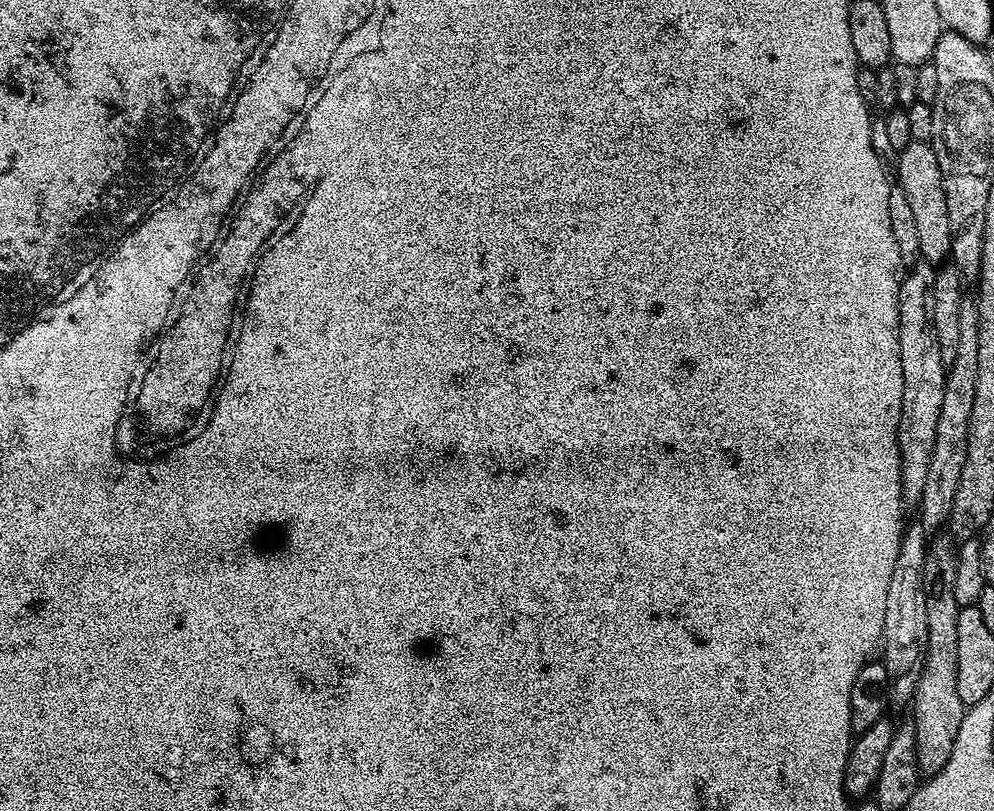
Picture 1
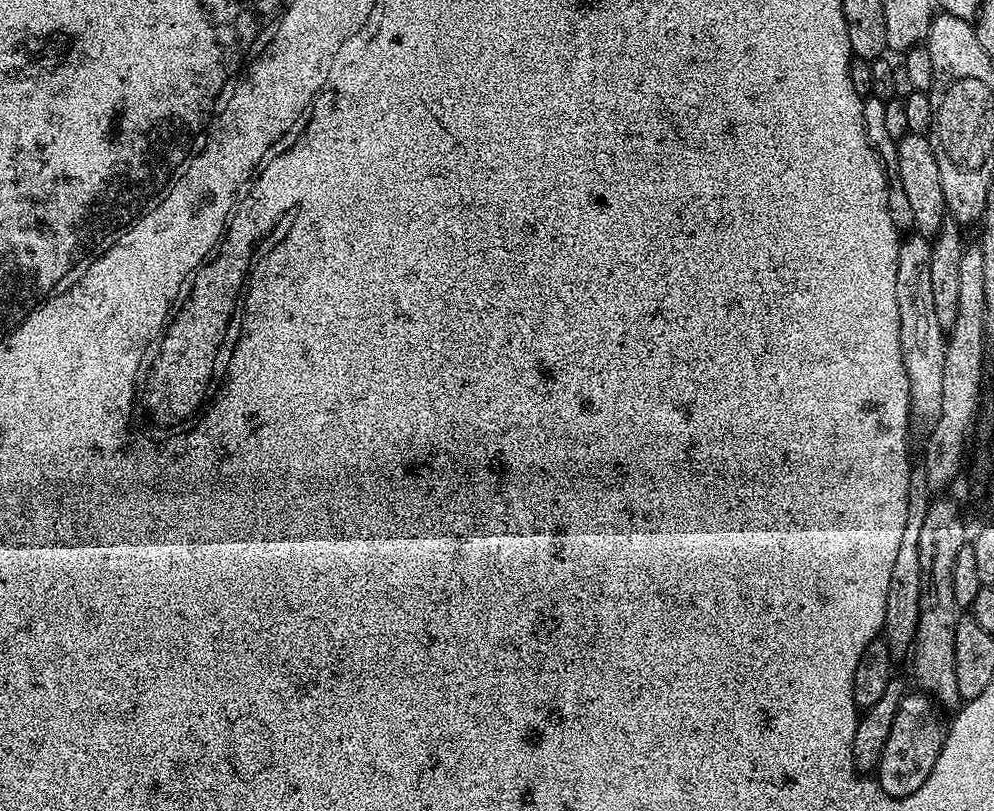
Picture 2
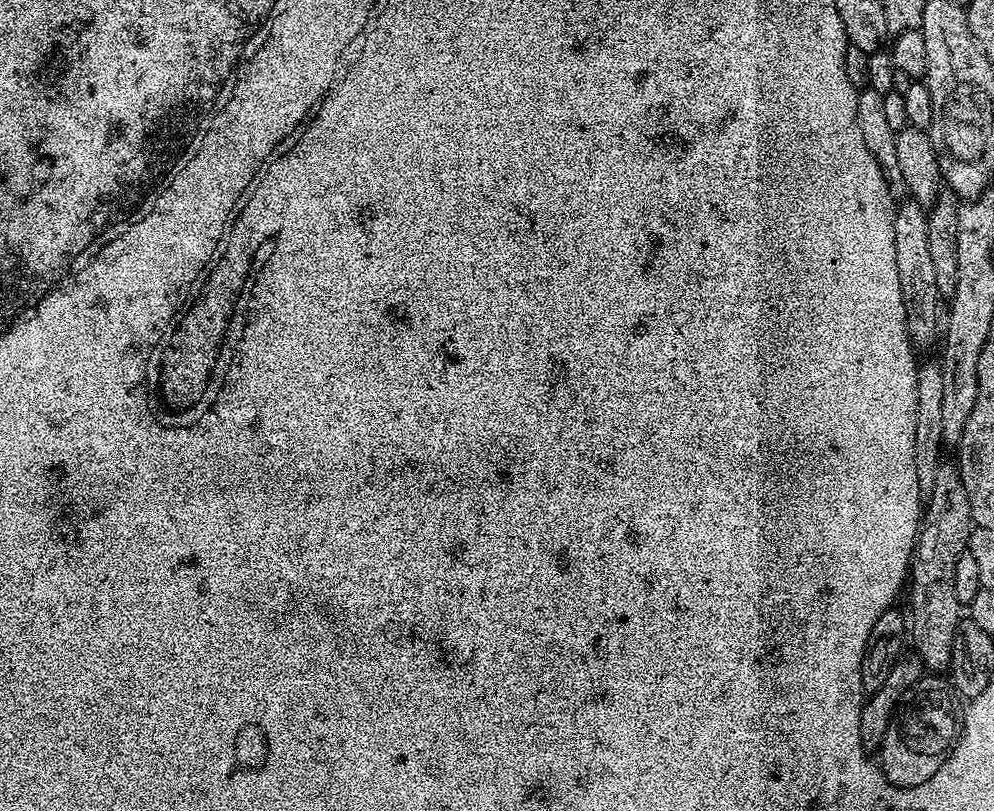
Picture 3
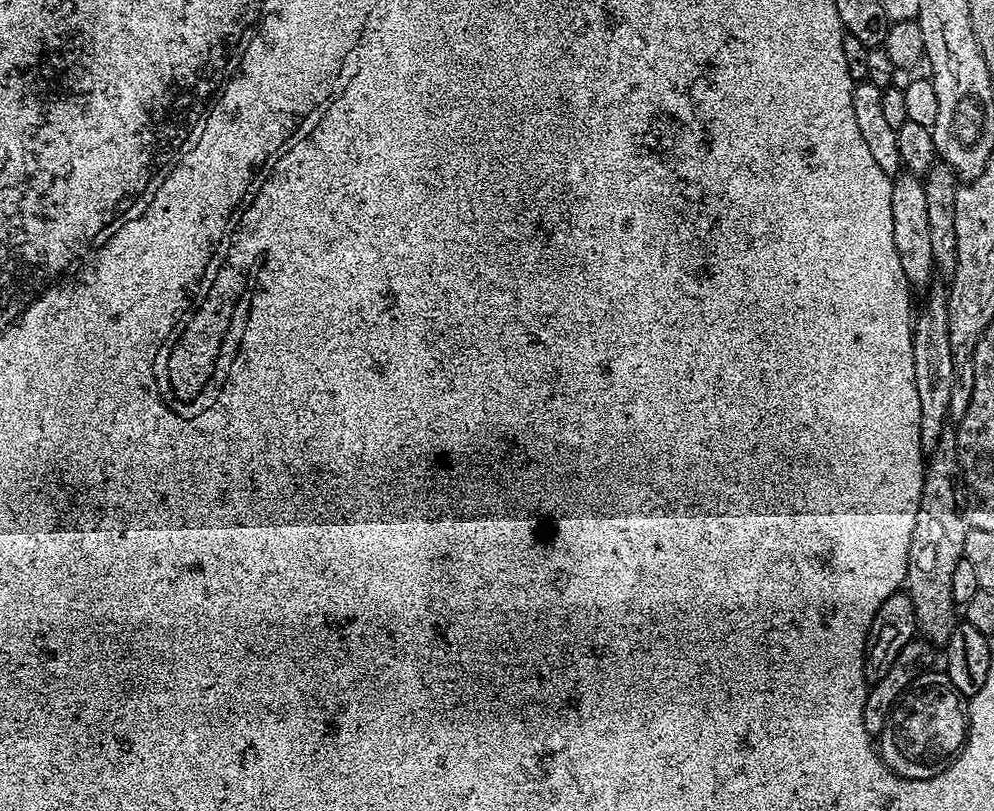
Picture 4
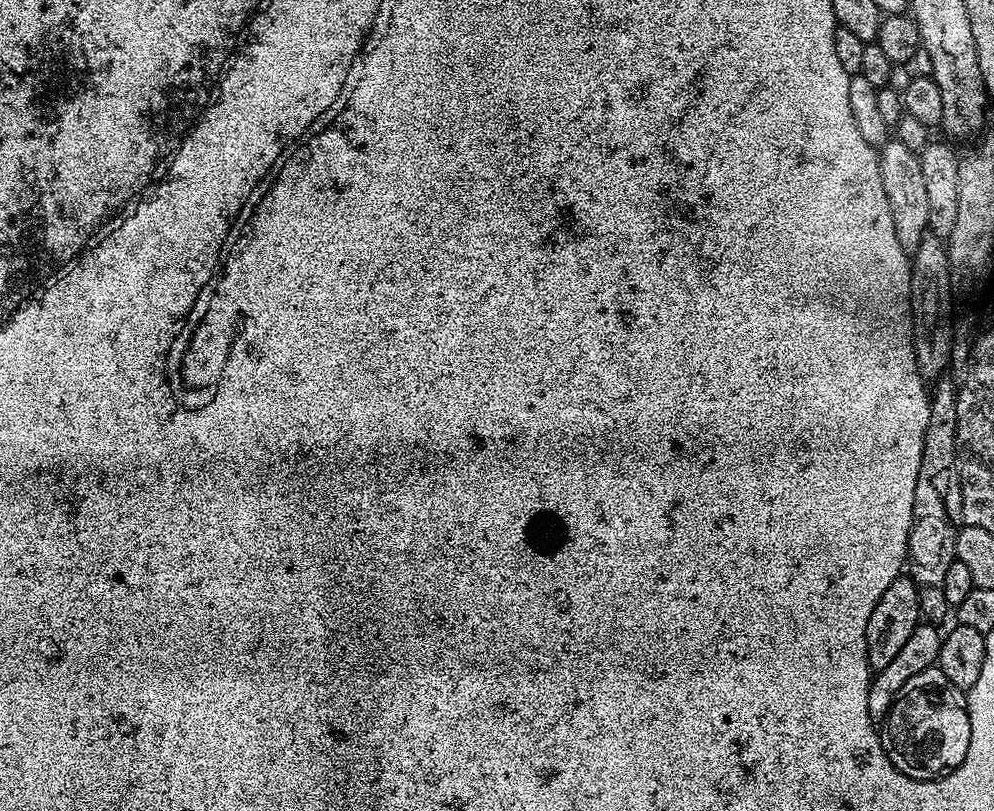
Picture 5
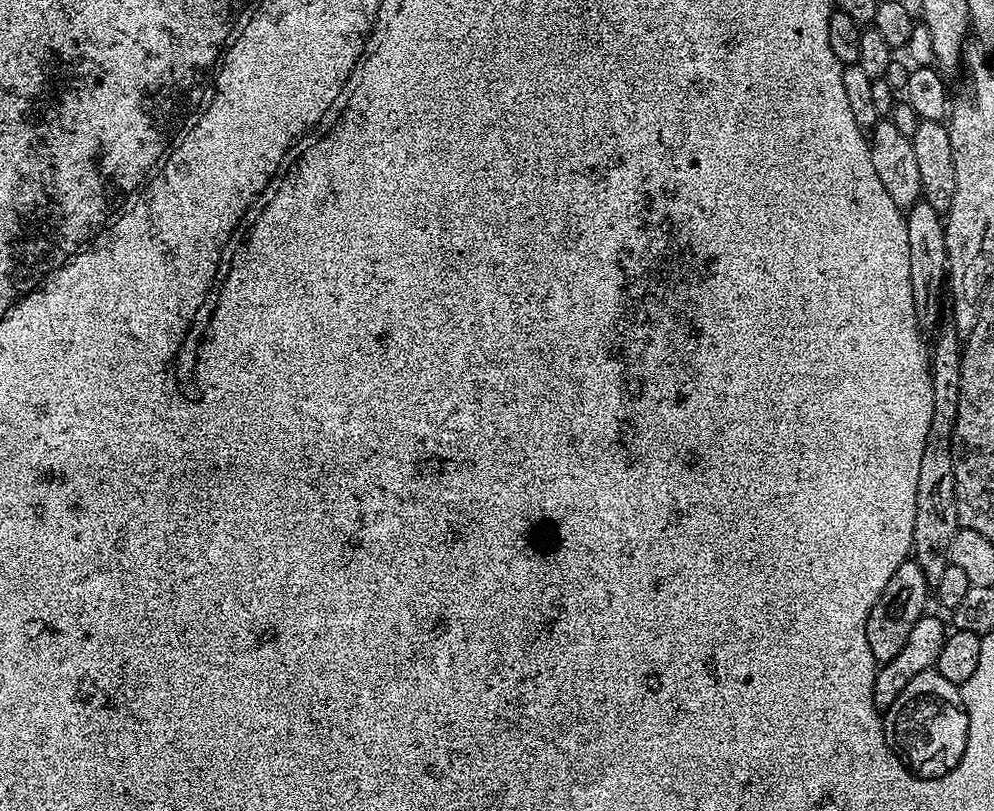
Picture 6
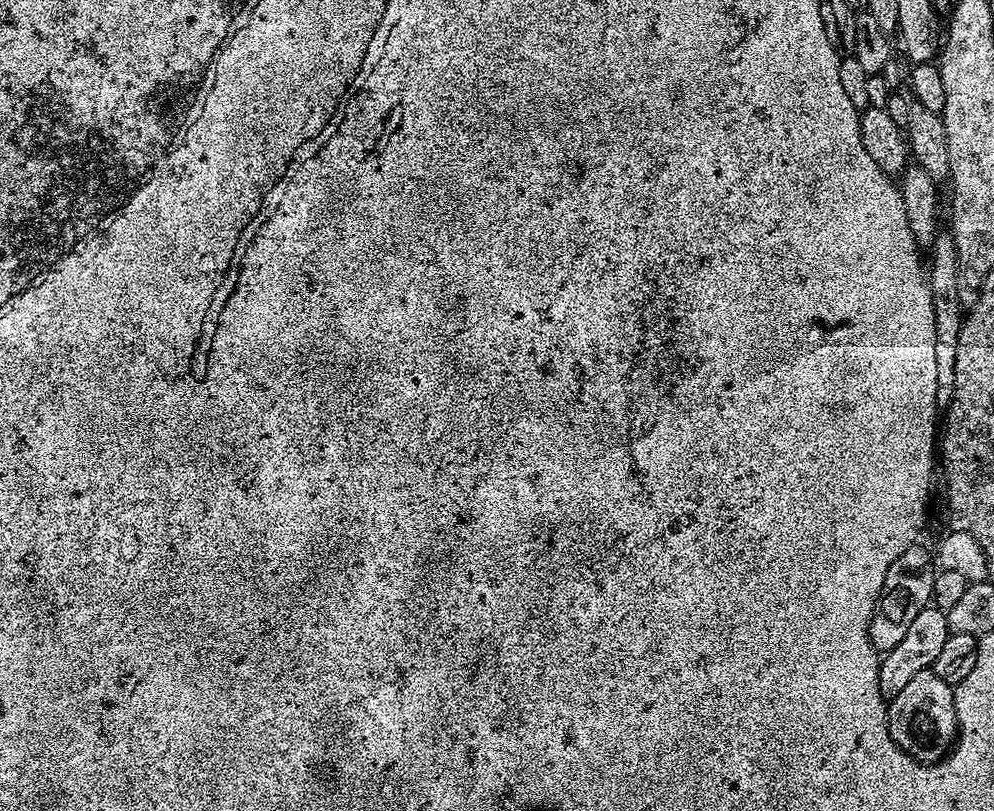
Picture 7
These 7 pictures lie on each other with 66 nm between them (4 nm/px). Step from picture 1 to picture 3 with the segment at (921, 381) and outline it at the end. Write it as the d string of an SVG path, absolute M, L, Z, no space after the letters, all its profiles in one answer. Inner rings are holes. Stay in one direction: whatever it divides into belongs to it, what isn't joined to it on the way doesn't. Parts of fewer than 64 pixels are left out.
M908 198L896 209L894 218L894 262L898 265L898 286L902 286L902 302L906 306L908 338L913 345L928 344L937 339L936 307L942 303L937 283L934 282L933 261L930 259L927 238L928 212L925 207Z

